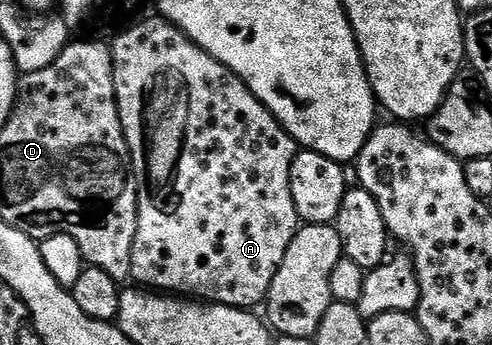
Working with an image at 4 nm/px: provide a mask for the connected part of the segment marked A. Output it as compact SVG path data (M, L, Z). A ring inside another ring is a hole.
M163 17L133 22L111 40L112 76L116 90L116 104L126 137L128 152L132 158L132 174L136 181L138 201L138 229L132 250L131 278L141 288L155 289L160 293L175 293L180 297L195 297L209 303L224 303L228 307L255 308L255 303L263 304L268 298L268 290L274 281L274 273L290 249L302 221L294 209L294 197L290 193L290 169L298 150L295 139L287 129L275 119L270 109L264 107L252 90L226 65L222 65L210 53L206 53L194 41L185 37L174 24Z

